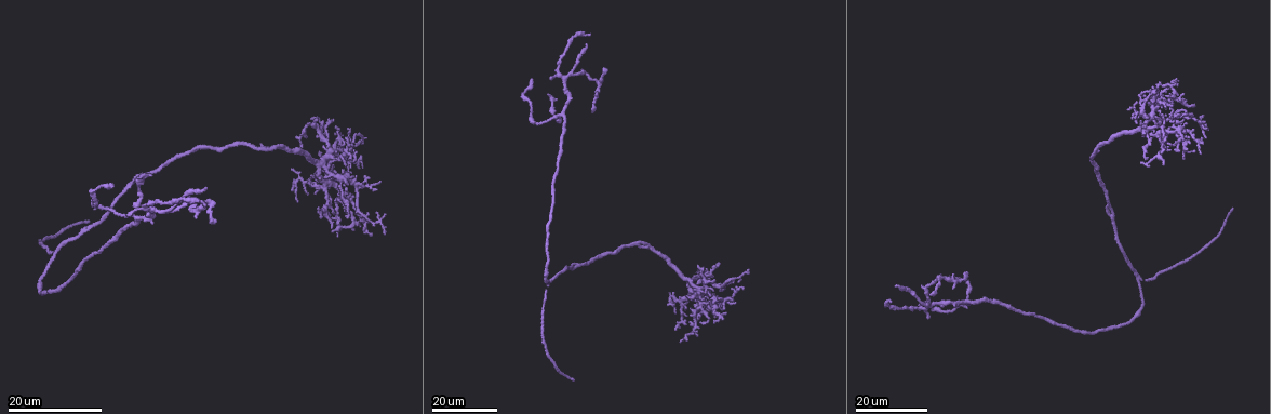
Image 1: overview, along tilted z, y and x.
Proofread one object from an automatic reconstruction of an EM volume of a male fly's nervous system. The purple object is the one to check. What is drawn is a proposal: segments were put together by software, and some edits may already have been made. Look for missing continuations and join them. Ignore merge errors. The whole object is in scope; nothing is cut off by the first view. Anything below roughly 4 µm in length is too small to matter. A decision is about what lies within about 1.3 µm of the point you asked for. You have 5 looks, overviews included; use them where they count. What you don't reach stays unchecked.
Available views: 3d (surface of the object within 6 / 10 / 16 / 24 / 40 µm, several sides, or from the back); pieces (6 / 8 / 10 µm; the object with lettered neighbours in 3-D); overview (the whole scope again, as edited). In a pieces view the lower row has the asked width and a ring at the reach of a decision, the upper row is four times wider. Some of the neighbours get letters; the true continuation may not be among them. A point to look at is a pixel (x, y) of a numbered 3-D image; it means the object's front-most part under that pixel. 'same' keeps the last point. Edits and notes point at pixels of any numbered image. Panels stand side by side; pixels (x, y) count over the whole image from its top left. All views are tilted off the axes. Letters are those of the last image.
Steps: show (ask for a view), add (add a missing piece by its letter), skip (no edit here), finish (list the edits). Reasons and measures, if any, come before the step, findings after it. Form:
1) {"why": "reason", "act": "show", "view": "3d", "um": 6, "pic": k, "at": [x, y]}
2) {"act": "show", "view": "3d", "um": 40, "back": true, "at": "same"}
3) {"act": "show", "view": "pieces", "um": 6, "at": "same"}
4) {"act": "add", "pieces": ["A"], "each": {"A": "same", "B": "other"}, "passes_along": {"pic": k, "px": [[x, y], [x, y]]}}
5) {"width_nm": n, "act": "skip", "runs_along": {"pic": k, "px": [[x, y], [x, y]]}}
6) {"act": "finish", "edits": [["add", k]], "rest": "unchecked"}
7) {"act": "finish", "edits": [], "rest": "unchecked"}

{"why": "long arm stops here", "act": "show", "view": "3d", "um": 16, "pic": 1, "at": [674, 329]}

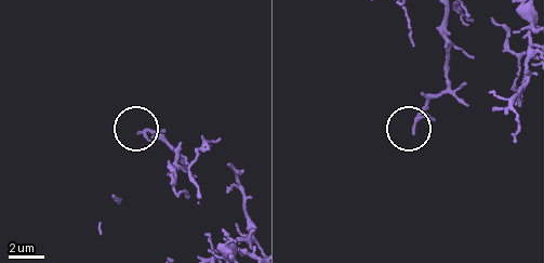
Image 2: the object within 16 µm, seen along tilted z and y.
{"act": "show", "view": "pieces", "um": 10, "pic": 2, "at": [141, 132]}

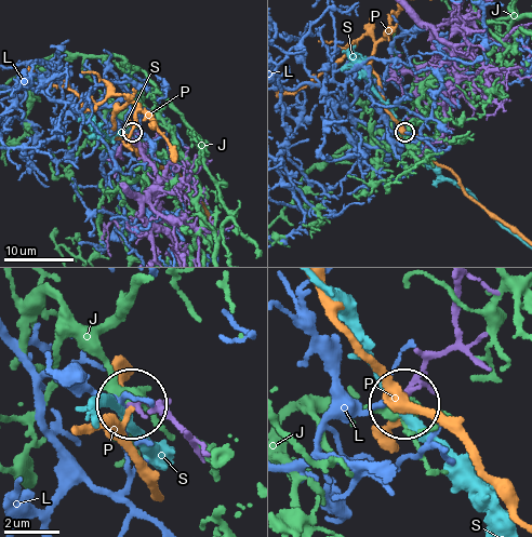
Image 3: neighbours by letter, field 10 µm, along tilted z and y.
{"width_nm": 160, "act": "skip", "each": {"J": "other", "L": "other", "P": "other", "S": "other"}, "found": "none of them fits"}

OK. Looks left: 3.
{"why": "thin end", "act": "show", "view": "3d", "um": 24, "pic": 1, "at": [89, 222]}

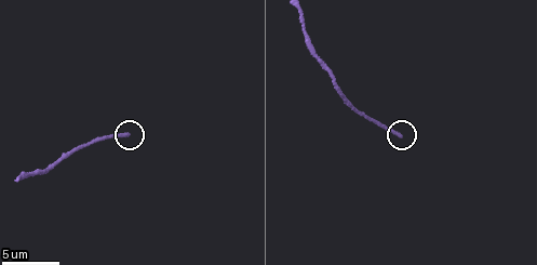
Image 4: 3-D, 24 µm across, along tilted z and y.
{"act": "show", "view": "pieces", "um": 8, "pic": 4, "at": [398, 136]}

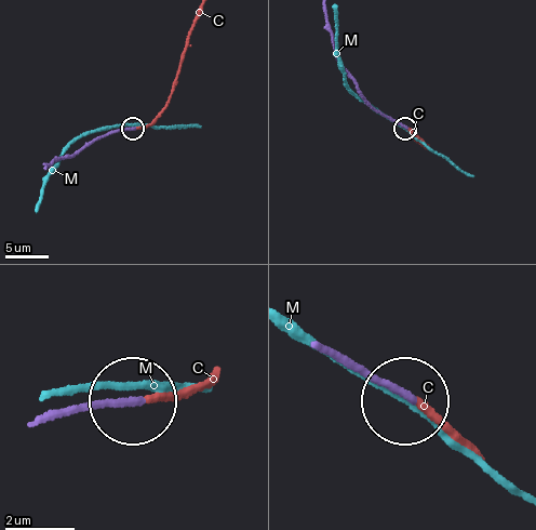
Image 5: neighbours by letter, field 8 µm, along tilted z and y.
{"act": "add", "pieces": ["C"], "each": {"C": "same", "M": "other"}, "passes_along": {"pic": 5, "px": [[66, 415], [175, 401], [210, 375]]}, "found": "it goes on there"}

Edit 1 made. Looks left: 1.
{"act": "finish", "edits": [["add", 5]], "rest": "unchecked"}

